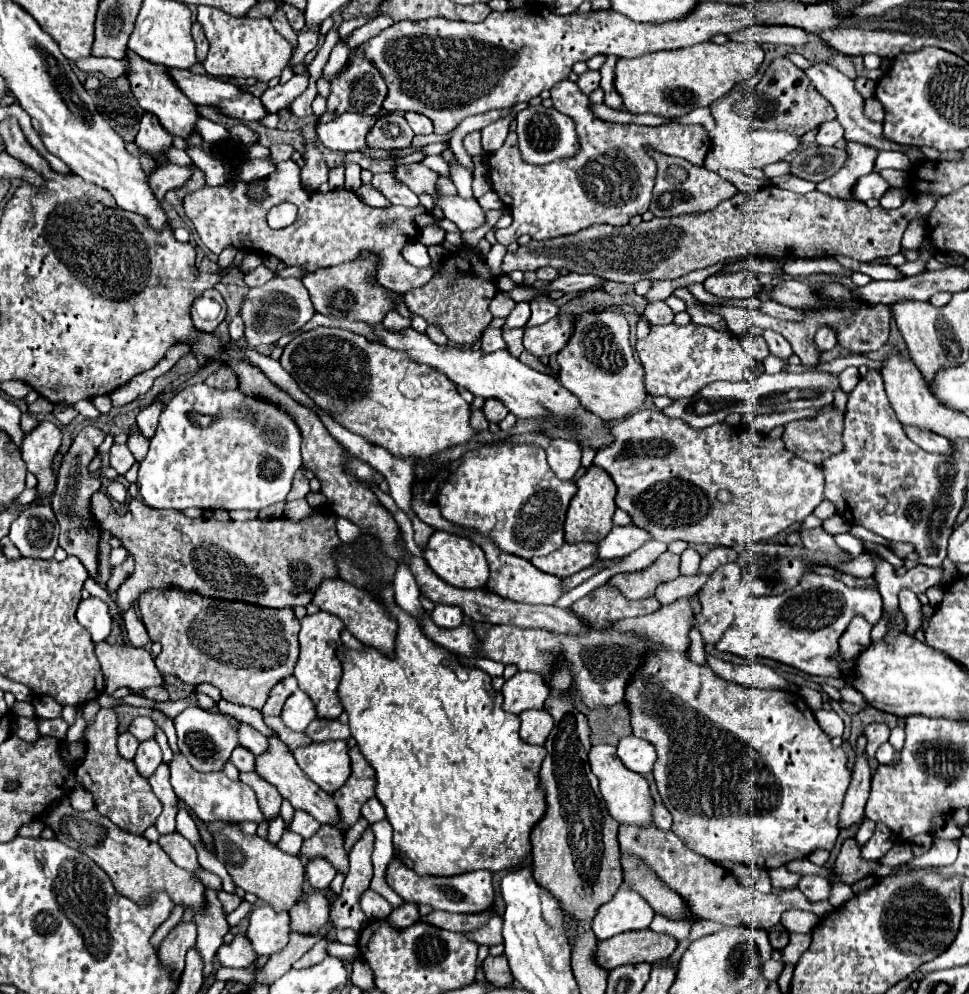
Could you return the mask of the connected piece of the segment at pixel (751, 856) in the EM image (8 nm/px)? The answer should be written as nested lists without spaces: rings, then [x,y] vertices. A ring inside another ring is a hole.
[[[686,598],[676,600],[674,604],[662,606],[660,612],[652,612],[646,616],[636,616],[636,618],[626,618],[620,620],[620,624],[616,622],[614,626],[620,630],[634,630],[640,636],[662,644],[666,650],[662,652],[652,652],[646,656],[640,672],[634,674],[630,686],[626,688],[626,704],[630,706],[630,714],[632,714],[632,730],[638,738],[648,740],[654,748],[656,748],[656,764],[654,764],[654,780],[658,786],[658,794],[664,802],[664,806],[668,808],[668,812],[672,814],[672,828],[670,832],[674,832],[692,852],[710,858],[712,862],[718,860],[732,860],[732,862],[754,862],[766,870],[770,868],[780,868],[784,864],[788,864],[790,860],[796,858],[806,858],[810,852],[822,848],[822,850],[832,850],[836,836],[838,836],[838,814],[842,808],[842,800],[844,794],[850,786],[852,780],[852,770],[848,768],[848,754],[842,746],[834,748],[830,744],[830,736],[818,726],[812,710],[808,708],[808,704],[804,702],[802,696],[792,694],[792,692],[776,692],[776,690],[754,690],[754,688],[744,688],[740,684],[732,684],[726,682],[722,678],[718,678],[710,666],[696,666],[690,660],[690,638],[688,638],[688,630],[690,630],[690,622],[692,622],[692,610],[688,606]]]

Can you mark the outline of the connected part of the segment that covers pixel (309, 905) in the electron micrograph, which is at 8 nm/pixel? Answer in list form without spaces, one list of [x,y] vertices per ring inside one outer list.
[[[306,892],[304,900],[300,900],[300,904],[294,904],[288,914],[294,932],[316,932],[328,920],[330,902],[320,892]]]

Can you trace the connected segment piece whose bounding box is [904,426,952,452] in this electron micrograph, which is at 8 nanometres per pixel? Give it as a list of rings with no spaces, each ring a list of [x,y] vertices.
[[[904,426],[904,432],[912,442],[916,442],[926,452],[948,452],[952,448],[950,440],[940,434],[934,434],[922,428],[908,428],[908,426]]]

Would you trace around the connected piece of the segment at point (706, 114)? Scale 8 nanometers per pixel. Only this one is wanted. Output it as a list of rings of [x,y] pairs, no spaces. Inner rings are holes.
[[[694,108],[690,114],[674,118],[674,122],[678,122],[678,124],[700,124],[700,126],[704,126],[704,130],[710,134],[712,140],[716,136],[716,122],[710,114],[710,108]]]

